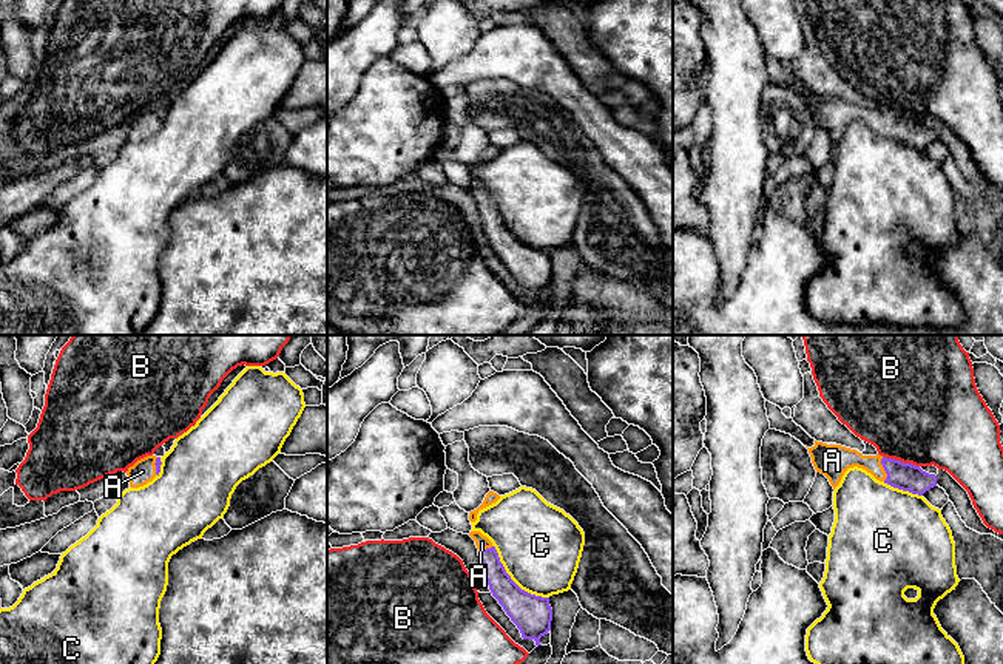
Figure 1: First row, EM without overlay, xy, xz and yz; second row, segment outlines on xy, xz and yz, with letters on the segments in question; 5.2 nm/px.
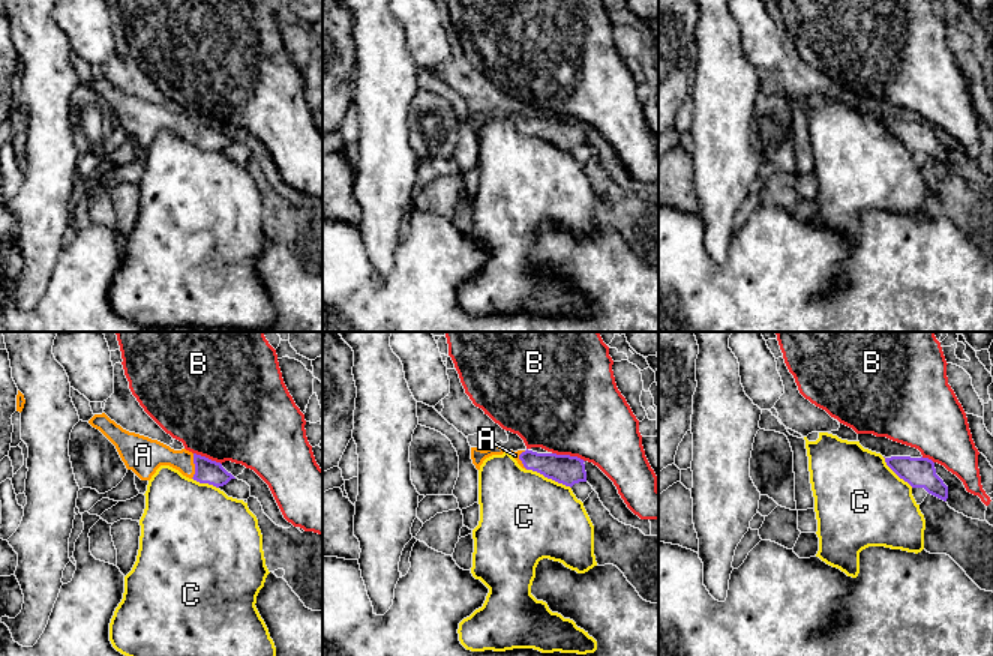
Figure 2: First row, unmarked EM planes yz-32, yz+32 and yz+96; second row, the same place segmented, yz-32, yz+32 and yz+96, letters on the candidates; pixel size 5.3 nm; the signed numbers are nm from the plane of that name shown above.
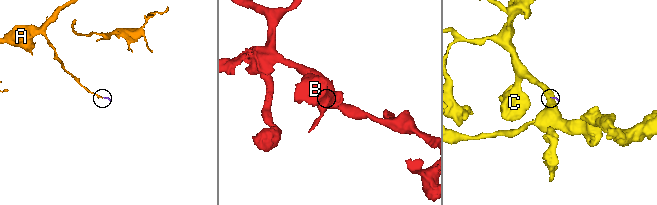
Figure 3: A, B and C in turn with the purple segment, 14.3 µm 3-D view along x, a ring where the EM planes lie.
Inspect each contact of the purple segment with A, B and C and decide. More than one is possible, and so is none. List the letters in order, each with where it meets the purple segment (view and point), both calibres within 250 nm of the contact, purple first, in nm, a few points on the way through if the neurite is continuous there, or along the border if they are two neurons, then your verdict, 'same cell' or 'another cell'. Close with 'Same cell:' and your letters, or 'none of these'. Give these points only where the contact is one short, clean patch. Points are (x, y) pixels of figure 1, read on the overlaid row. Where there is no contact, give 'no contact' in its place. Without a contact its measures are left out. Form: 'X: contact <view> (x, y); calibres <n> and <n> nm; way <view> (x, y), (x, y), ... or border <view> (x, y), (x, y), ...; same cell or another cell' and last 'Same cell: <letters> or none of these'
A: contact yz (884, 470); calibres 140 and 150 nm; way yz (905, 476), (884, 470), (857, 459), (838, 459); same cell
B: contact yz (901, 462); calibres 140 and 500 nm; border yz (883, 456), (918, 467); another cell
C: contact xz (513, 581); calibres 200 and 440 nm; border xz (494, 545), (505, 572), (522, 589), (548, 598); another cell
Same cell: A

